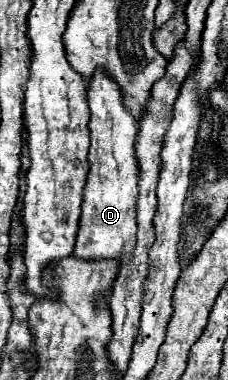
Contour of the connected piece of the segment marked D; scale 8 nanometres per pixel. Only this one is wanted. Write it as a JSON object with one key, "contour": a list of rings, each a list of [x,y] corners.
{"contour":[[[97,69],[91,75],[87,87],[87,101],[91,109],[89,175],[73,255],[77,259],[131,257],[137,243],[135,233],[139,199],[139,163],[135,155],[135,143],[139,133],[139,121],[125,107],[121,87],[103,69]]]}

